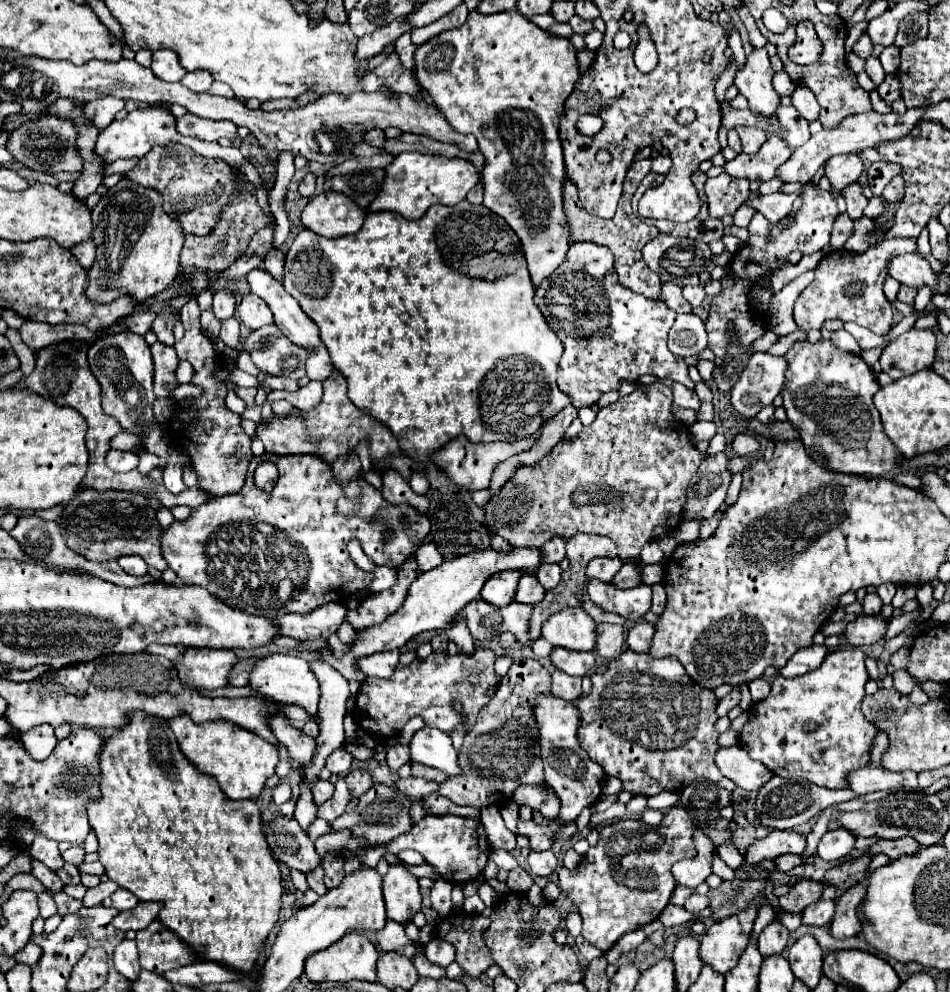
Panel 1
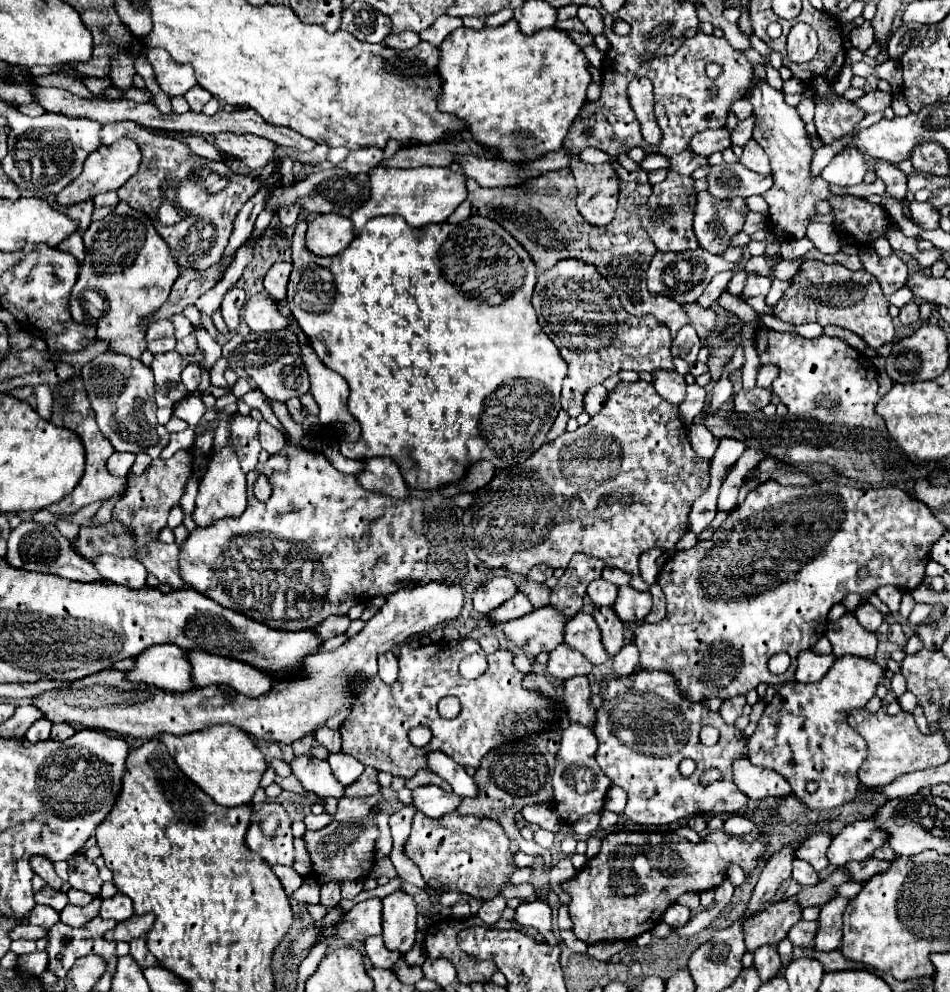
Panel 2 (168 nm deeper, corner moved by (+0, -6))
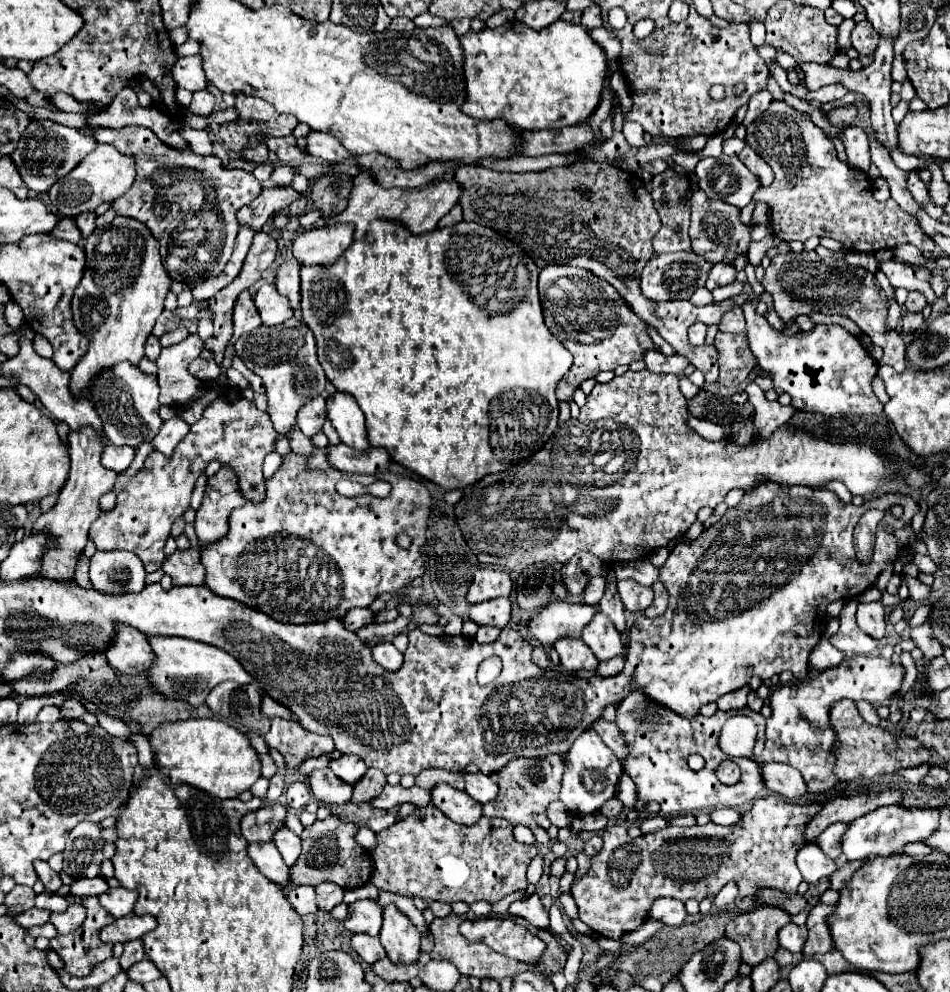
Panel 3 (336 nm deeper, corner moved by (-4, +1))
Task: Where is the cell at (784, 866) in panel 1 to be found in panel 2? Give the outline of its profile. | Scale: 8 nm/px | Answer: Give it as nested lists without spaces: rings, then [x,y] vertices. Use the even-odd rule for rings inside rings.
[[[793,860],[793,874],[801,886],[815,886],[819,882],[819,874],[803,860]]]

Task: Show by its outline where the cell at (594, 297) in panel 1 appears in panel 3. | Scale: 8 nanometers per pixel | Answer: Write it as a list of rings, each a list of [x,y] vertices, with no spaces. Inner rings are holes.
[[[569,265],[543,267],[539,273],[539,295],[545,325],[573,355],[571,369],[557,385],[559,401],[571,401],[573,391],[585,379],[593,379],[601,371],[613,371],[619,365],[631,365],[643,359],[645,351],[657,349],[645,331],[645,323],[629,309],[617,289],[585,269]]]

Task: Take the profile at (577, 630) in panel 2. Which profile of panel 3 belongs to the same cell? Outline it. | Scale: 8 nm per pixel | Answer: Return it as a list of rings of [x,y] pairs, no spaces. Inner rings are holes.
[[[597,611],[593,621],[583,629],[583,641],[591,647],[599,661],[607,661],[617,655],[625,657],[627,653],[621,633],[613,627],[613,621],[601,611]]]

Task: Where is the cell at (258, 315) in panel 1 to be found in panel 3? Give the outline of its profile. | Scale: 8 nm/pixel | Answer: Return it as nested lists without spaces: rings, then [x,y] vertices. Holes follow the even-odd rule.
[[[261,285],[255,297],[255,305],[261,313],[263,325],[275,327],[277,323],[285,323],[285,319],[293,317],[293,309],[289,305],[289,299],[285,299],[275,285]]]

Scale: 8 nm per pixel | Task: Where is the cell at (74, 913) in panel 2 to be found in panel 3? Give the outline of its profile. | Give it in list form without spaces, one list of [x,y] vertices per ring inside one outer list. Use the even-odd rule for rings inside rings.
[[[69,905],[65,913],[51,913],[49,923],[55,925],[57,933],[71,933],[75,931],[85,919],[85,907],[83,905]]]

